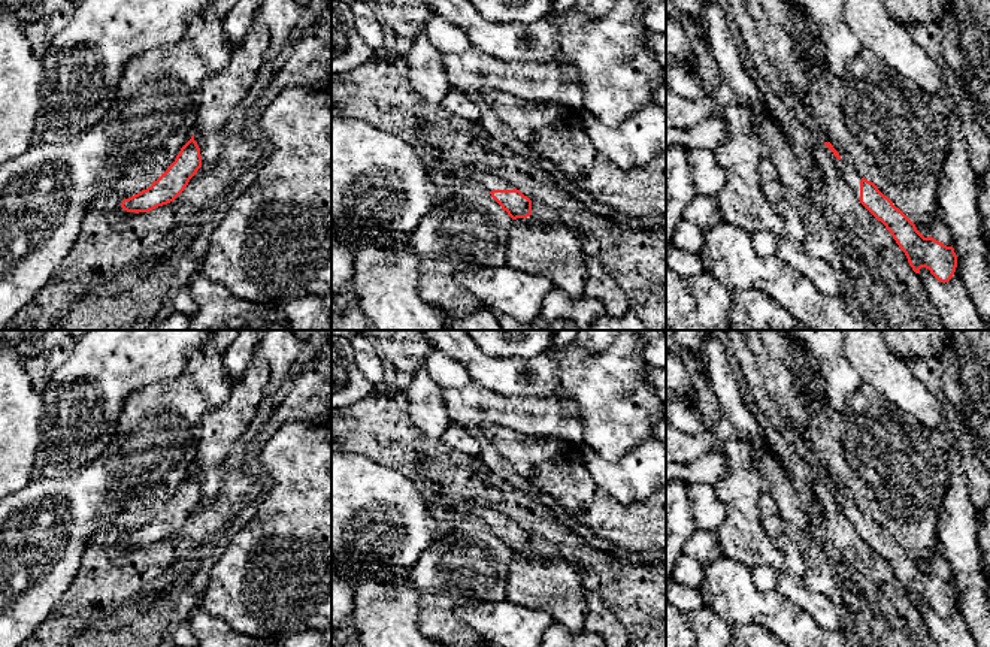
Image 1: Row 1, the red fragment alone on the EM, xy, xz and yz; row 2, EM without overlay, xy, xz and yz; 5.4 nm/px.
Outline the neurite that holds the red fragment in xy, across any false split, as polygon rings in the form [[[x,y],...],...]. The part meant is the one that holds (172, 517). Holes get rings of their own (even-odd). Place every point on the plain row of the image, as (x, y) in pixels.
[[[194,469],[181,483],[175,496],[151,521],[124,533],[121,542],[127,547],[149,547],[173,536],[188,520],[190,514],[202,502],[202,490]]]

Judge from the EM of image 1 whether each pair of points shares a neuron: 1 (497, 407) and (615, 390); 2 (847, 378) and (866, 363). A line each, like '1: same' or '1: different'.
1: different
2: different

